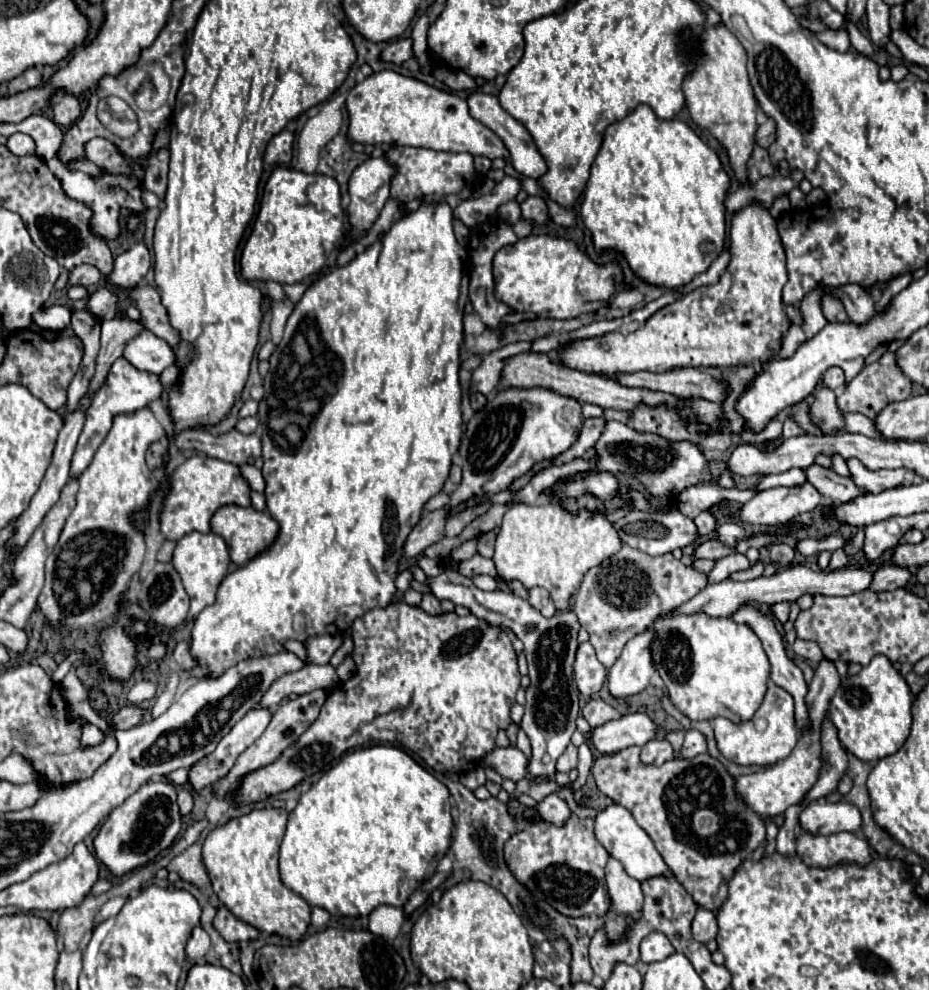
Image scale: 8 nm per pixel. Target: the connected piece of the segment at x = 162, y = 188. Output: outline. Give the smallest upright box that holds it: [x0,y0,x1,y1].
[144,147,170,201]

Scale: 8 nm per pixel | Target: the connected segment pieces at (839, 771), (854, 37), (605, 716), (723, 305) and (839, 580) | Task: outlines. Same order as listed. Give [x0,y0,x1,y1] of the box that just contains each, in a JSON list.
[[806,713,848,801],[848,23,874,55],[582,699,620,727],[556,203,790,379],[666,565,872,617]]

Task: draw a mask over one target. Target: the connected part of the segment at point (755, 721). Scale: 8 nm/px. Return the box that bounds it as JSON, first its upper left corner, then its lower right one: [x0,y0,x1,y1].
[712,683,798,767]

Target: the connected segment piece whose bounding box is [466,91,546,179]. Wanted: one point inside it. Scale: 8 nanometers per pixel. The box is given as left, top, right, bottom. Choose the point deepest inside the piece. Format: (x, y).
(525, 157)

